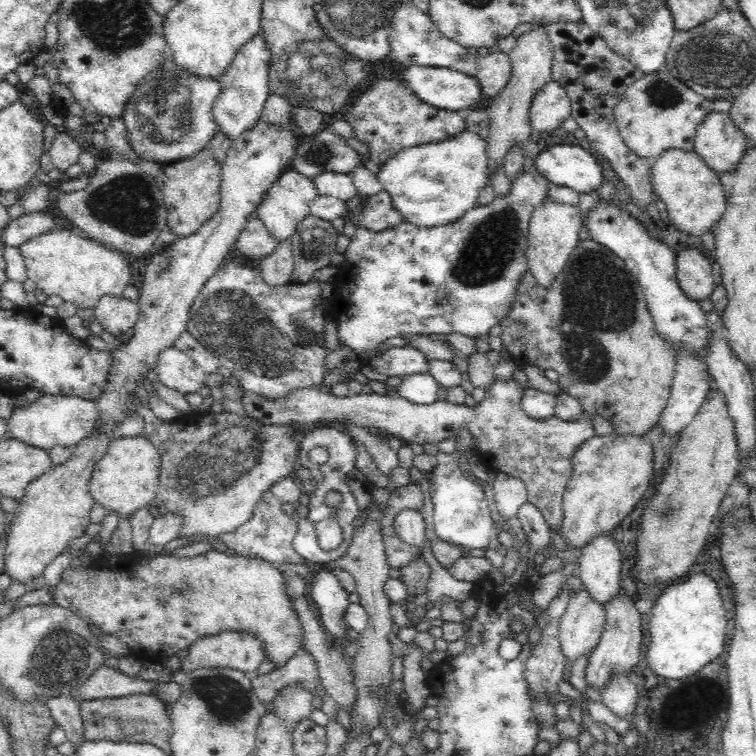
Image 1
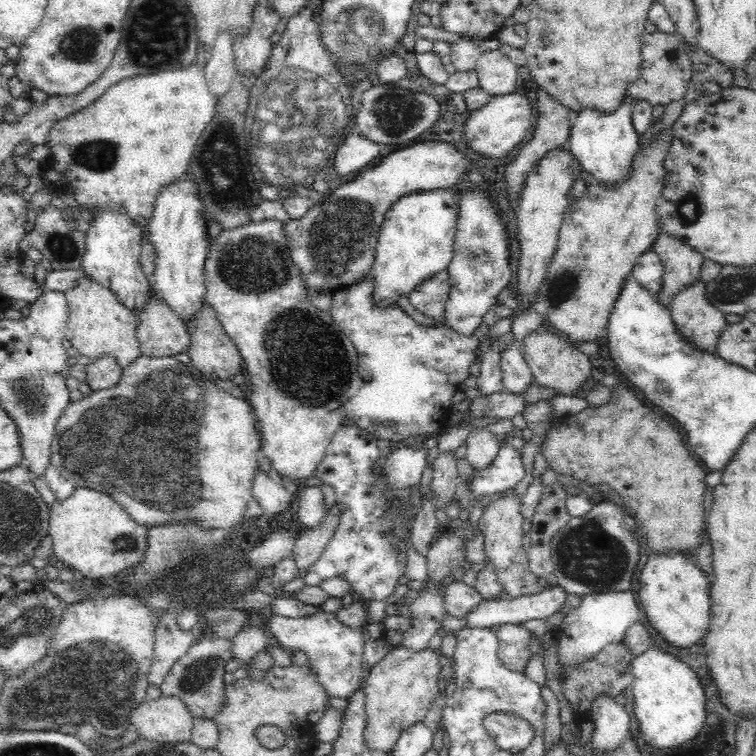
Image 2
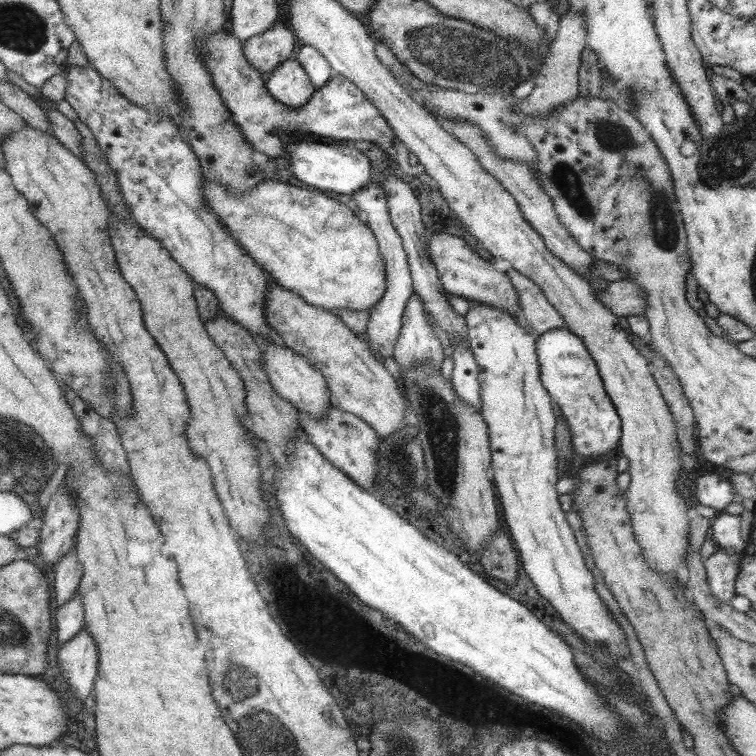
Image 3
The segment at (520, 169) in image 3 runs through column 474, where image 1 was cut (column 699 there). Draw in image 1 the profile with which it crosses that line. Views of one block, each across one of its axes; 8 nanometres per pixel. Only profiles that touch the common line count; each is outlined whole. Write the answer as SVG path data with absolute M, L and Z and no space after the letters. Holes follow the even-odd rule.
M724 112L706 115L706 120L695 134L695 148L714 173L734 172L749 144L744 133L735 126L731 116Z

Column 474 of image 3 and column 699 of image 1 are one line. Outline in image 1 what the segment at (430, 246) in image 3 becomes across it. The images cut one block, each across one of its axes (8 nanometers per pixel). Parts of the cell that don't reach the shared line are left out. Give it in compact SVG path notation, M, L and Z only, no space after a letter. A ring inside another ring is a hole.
M697 249L680 250L675 255L677 281L684 294L692 300L708 300L716 283L712 276L714 263Z

